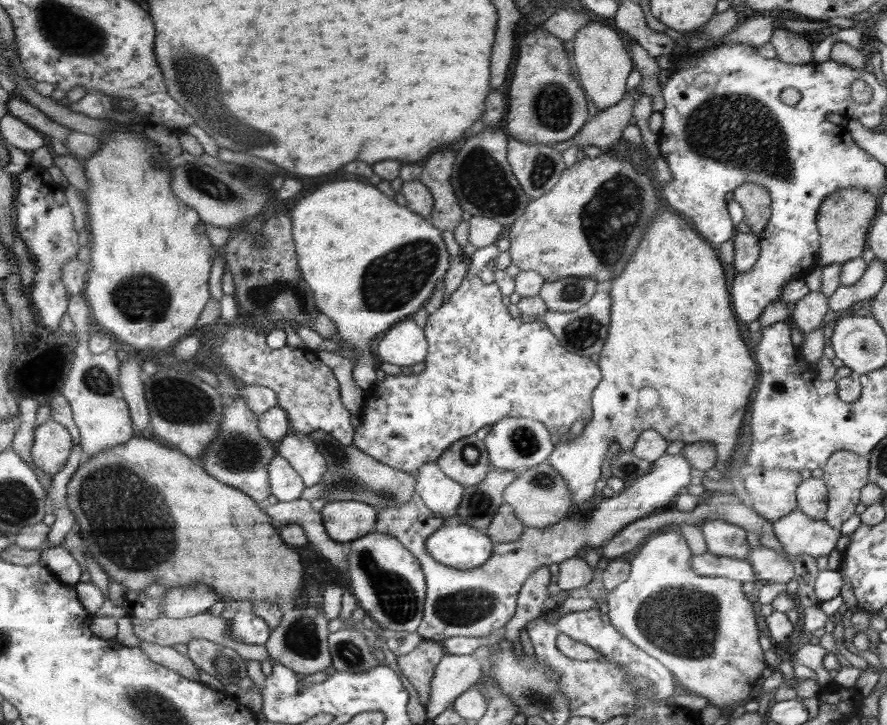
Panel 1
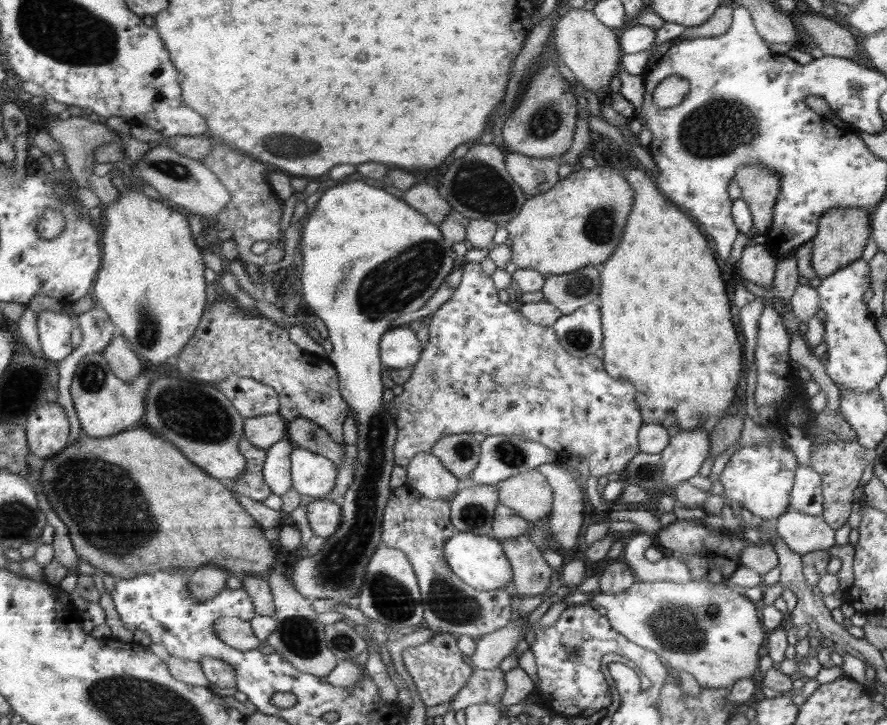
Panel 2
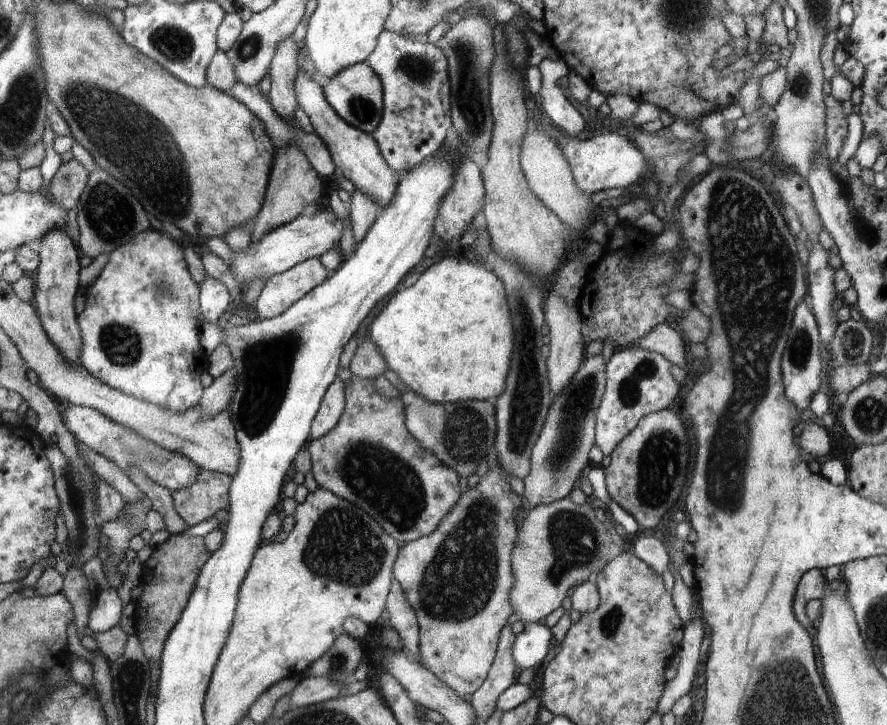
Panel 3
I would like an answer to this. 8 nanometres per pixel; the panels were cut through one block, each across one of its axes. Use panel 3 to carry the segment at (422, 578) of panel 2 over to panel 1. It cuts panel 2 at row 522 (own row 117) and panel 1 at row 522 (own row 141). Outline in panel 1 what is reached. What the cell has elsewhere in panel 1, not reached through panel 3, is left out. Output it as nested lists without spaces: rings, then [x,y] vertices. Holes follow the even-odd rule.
[[[664,453],[652,463],[648,474],[640,476],[622,492],[604,497],[590,515],[572,512],[546,528],[525,527],[518,540],[512,543],[494,542],[492,556],[478,568],[465,572],[440,564],[429,554],[428,536],[446,522],[442,517],[436,517],[416,492],[406,503],[378,509],[374,531],[396,537],[396,540],[420,561],[426,578],[426,596],[424,614],[417,633],[423,639],[440,642],[453,636],[488,637],[492,632],[504,628],[514,616],[518,591],[538,567],[549,566],[554,562],[560,564],[563,560],[576,557],[588,546],[600,551],[600,548],[628,523],[650,516],[656,508],[669,506],[680,488],[690,484],[692,472],[692,465],[682,453]]]

